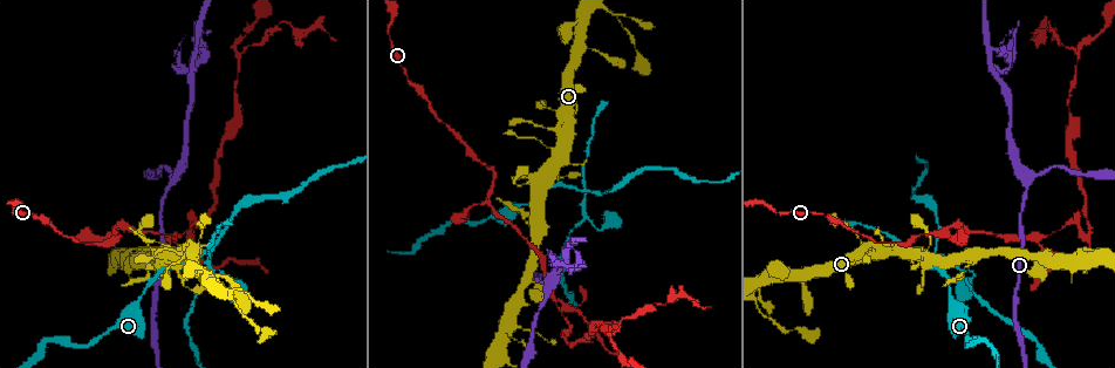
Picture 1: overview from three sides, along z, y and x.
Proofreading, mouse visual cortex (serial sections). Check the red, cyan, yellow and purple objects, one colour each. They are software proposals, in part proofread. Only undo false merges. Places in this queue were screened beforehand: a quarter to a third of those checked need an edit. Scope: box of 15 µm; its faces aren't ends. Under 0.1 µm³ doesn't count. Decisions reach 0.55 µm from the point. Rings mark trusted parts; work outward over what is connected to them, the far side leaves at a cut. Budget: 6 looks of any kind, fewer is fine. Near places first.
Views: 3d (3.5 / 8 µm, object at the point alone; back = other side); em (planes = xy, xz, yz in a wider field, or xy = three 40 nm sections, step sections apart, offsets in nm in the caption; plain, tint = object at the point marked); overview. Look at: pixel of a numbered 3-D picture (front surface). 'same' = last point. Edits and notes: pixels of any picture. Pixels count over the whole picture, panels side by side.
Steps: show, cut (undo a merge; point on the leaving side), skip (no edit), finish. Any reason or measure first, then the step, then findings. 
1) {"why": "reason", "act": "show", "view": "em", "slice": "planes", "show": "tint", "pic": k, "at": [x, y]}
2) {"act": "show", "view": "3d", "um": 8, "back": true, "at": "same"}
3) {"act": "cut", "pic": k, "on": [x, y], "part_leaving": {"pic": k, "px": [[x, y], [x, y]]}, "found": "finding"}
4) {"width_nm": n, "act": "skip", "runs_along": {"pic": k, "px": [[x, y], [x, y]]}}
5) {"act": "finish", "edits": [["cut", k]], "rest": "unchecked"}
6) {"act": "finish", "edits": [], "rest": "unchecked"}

{"why": "thick turns thin", "act": "show", "view": "3d", "um": 3.5, "pic": 1, "at": [1033, 237]}

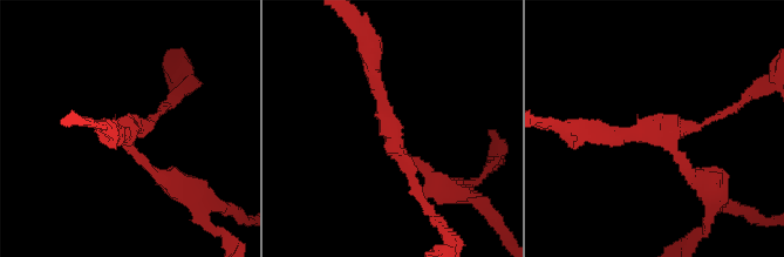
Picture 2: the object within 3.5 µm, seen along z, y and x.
{"arms": 3, "arm_widths_nm": [100, 150, 200], "act": "show", "view": "em", "slice": "xy", "step": 3, "show": "tint", "pic": 2, "at": [390, 132]}

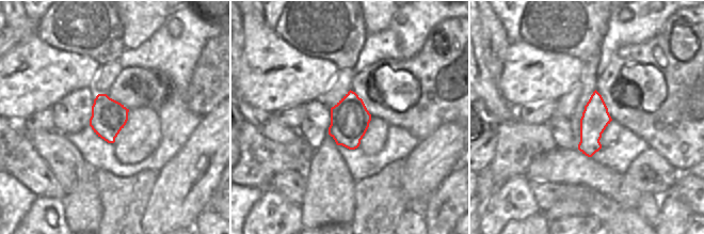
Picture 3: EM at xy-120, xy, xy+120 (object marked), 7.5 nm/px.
{"act": "skip", "runs_along": {"pic": 2, "px": [[370, 65], [392, 146], [421, 197]]}, "found": "continuous, no second cell"}

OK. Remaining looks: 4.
{"why": "sudden change in width", "act": "show", "view": "3d", "um": 3.5, "pic": 1, "at": [582, 315]}

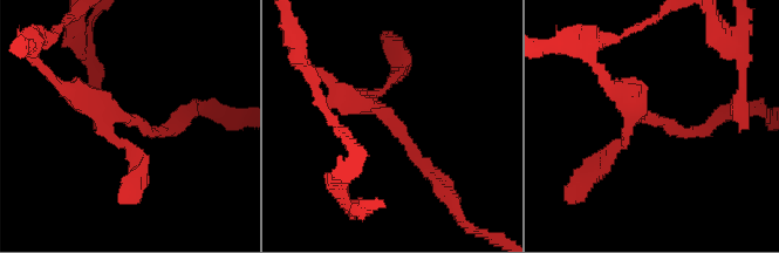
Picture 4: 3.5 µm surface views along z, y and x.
{"act": "show", "view": "em", "slice": "xy", "step": 5, "show": "tint", "pic": 4, "at": [389, 117]}

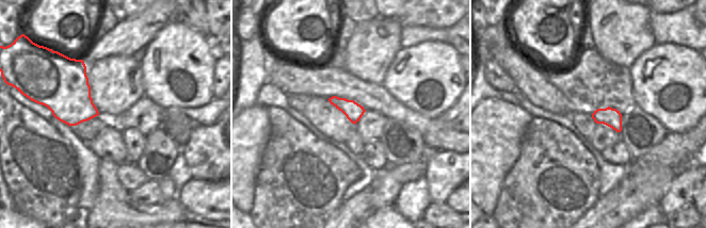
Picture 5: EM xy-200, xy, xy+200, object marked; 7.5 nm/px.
{"width_nm": 140, "act": "skip", "runs_along": {"pic": 4, "px": [[332, 83], [382, 110], [432, 176]]}, "found": "one cell here"}

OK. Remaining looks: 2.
{"why": "arms part here", "act": "show", "view": "3d", "um": 3.5, "pic": 1, "at": [172, 183]}

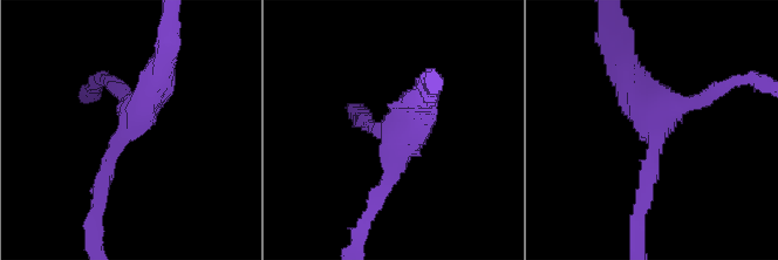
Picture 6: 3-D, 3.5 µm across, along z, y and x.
{"act": "skip", "runs_along": {"pic": 6, "px": [[101, 193], [162, 63]]}, "found": "one cell here"}

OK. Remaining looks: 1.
{"act": "finish", "edits": [], "rest": "unchecked"}

